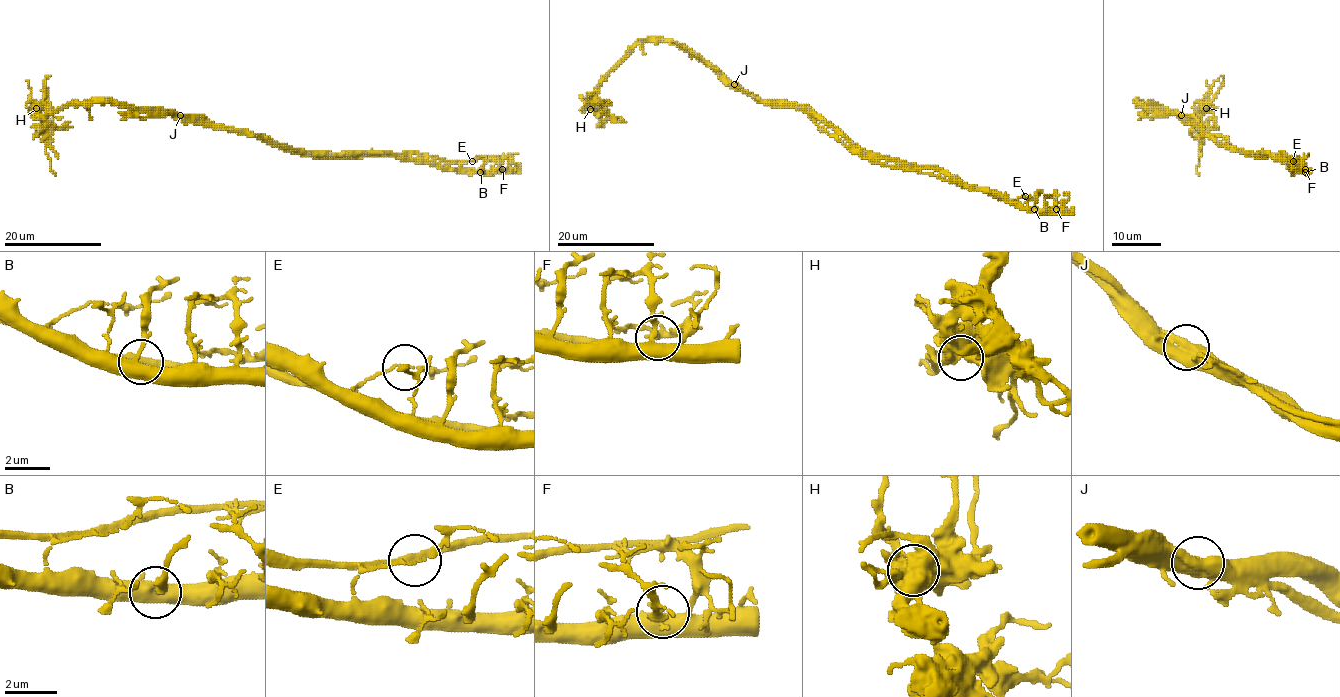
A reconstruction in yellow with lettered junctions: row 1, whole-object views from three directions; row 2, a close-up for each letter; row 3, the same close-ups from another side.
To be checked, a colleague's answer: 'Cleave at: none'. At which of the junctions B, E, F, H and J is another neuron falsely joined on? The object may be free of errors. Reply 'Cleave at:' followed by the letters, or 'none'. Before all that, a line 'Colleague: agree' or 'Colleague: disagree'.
Colleague: disagree
Cleave at: J

